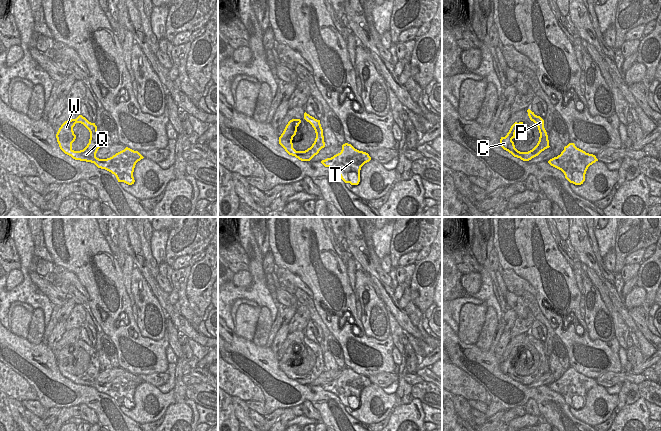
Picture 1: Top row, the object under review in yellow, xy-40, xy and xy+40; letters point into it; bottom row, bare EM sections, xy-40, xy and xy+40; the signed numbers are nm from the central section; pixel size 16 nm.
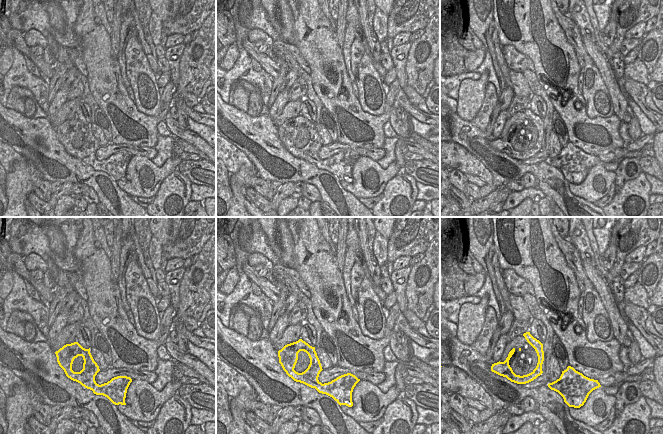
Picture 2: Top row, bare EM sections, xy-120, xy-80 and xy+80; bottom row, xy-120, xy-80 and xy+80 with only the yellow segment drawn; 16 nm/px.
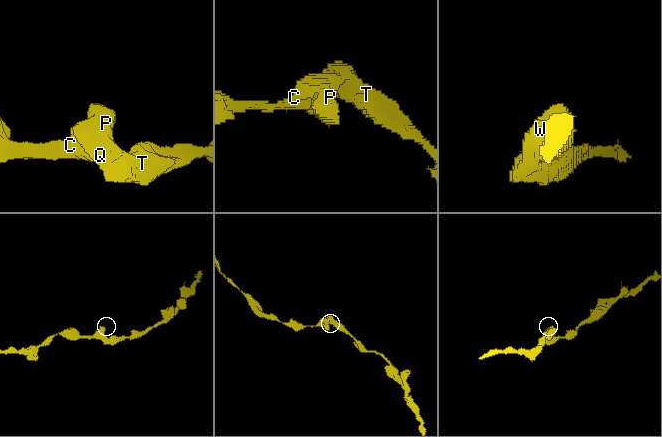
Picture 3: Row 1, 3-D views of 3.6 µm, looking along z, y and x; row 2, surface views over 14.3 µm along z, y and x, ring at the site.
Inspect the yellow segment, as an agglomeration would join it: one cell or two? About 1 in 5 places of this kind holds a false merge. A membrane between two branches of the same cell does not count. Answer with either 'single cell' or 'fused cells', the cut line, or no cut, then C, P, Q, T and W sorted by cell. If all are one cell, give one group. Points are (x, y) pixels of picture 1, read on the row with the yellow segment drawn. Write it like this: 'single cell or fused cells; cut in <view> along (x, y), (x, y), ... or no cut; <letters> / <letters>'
single cell; no cut; C P Q T W

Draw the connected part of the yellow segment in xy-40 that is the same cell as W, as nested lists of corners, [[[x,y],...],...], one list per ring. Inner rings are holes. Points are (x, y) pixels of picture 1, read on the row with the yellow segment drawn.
[[[79,115],[76,119],[65,121],[56,134],[60,149],[75,160],[94,163],[98,168],[105,169],[114,174],[118,182],[128,185],[134,184],[133,172],[135,165],[144,157],[128,147],[116,153],[110,158],[99,159],[96,153],[100,148],[100,138],[95,123],[89,122],[85,117]],[[76,123],[83,124],[90,132],[90,139],[87,146],[80,151],[72,149],[72,143],[76,139],[73,127]]]

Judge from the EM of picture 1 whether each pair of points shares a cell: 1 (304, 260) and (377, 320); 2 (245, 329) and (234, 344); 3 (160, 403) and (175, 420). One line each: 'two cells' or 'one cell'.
1: two cells
2: two cells
3: two cells

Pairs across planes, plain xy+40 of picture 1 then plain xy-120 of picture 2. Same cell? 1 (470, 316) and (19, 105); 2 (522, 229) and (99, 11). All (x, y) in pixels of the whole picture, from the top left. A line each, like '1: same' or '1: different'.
1: same
2: different

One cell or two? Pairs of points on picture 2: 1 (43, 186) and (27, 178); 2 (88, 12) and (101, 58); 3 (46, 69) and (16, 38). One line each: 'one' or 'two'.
1: two
2: one
3: one

